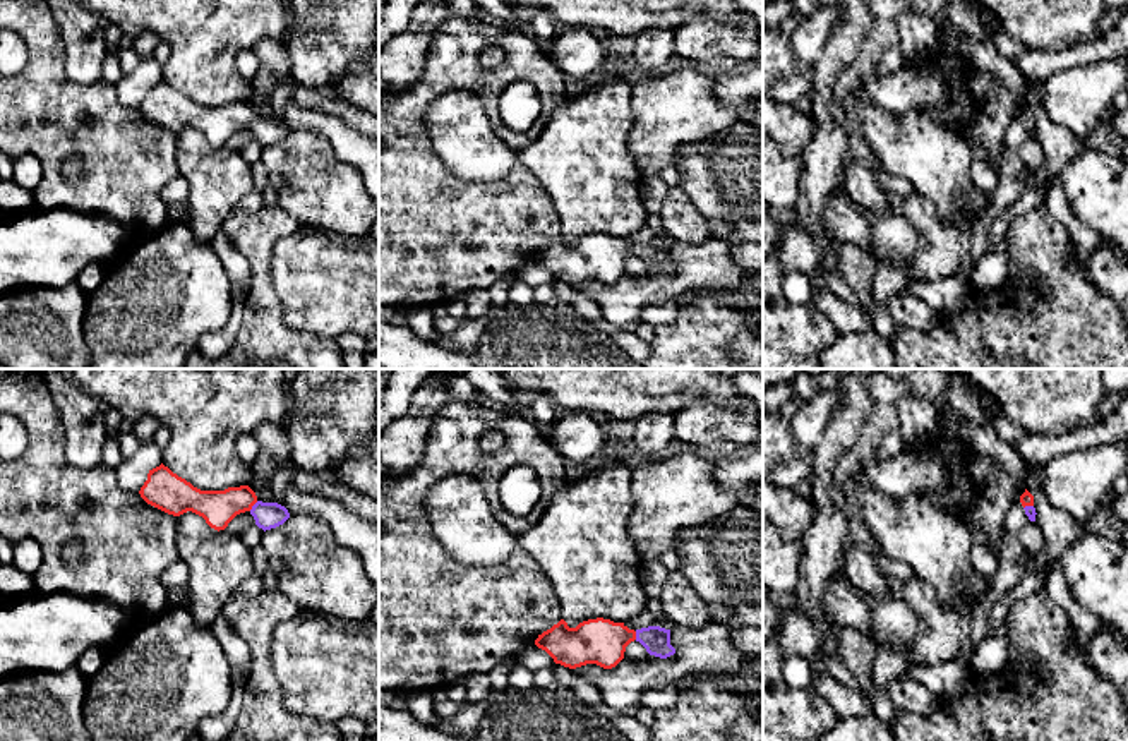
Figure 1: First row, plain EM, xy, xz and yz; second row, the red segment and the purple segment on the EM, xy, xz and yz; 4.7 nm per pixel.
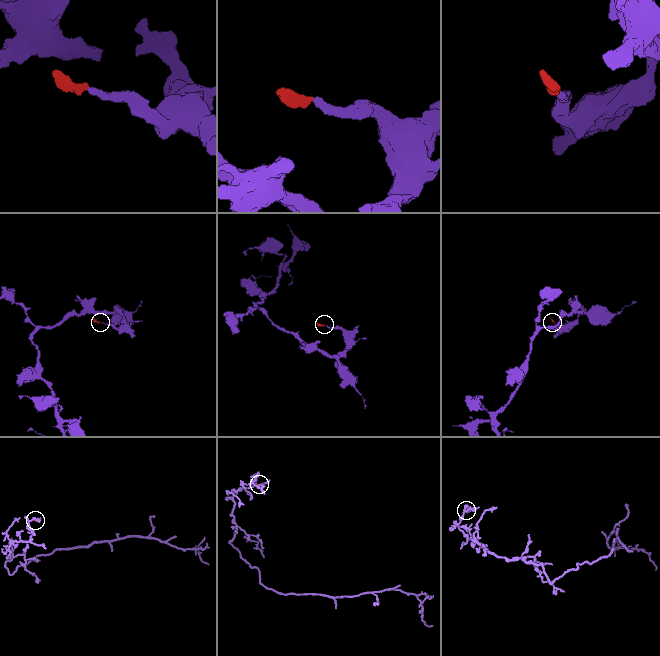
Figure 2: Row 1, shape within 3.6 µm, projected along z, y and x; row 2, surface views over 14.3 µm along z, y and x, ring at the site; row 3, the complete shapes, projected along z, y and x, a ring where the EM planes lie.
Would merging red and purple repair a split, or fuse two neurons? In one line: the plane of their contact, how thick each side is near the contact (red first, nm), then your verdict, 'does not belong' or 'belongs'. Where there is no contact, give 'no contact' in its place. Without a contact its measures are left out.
meets red in xy; 170 nm thick on the red side, 130 nm on the other; belongs

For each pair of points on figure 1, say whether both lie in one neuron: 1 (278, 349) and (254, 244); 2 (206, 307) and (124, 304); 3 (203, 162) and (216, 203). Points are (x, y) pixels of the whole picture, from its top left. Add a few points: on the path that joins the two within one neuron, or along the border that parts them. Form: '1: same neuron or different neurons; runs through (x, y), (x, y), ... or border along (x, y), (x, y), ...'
1: same neuron; runs through (261, 323), (261, 270)
2: same neuron; runs through (186, 304), (144, 304)
3: same neuron; runs through (211, 172), (216, 177), (216, 192)

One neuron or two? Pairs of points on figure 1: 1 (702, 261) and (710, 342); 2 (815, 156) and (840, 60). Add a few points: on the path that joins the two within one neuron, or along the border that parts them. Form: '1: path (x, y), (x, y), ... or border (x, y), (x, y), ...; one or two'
1: border (714, 292), (695, 294); two
2: path (823, 132), (823, 84); one

